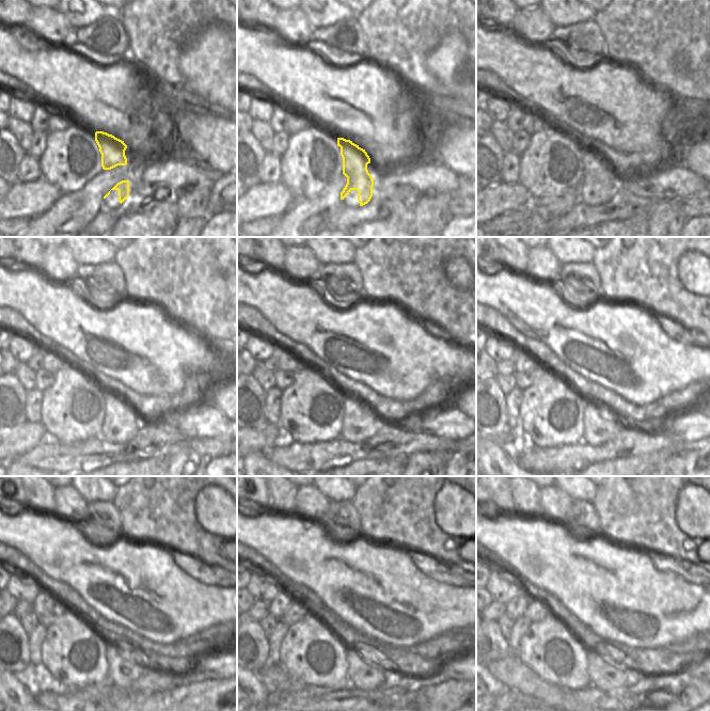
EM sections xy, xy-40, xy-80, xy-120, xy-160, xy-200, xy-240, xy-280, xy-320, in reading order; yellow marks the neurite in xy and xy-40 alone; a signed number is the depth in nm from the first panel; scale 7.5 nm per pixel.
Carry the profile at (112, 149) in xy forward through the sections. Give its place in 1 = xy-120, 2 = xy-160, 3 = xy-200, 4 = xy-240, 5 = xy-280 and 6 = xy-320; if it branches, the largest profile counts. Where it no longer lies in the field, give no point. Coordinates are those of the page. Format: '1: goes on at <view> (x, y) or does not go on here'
1: goes on at xy-120 (120, 419)
2: goes on at xy-160 (360, 422)
3: goes on at xy-200 (600, 425)
4: goes on at xy-240 (123, 669)
5: goes on at xy-280 (363, 674)
6: goes on at xy-320 (603, 677)

